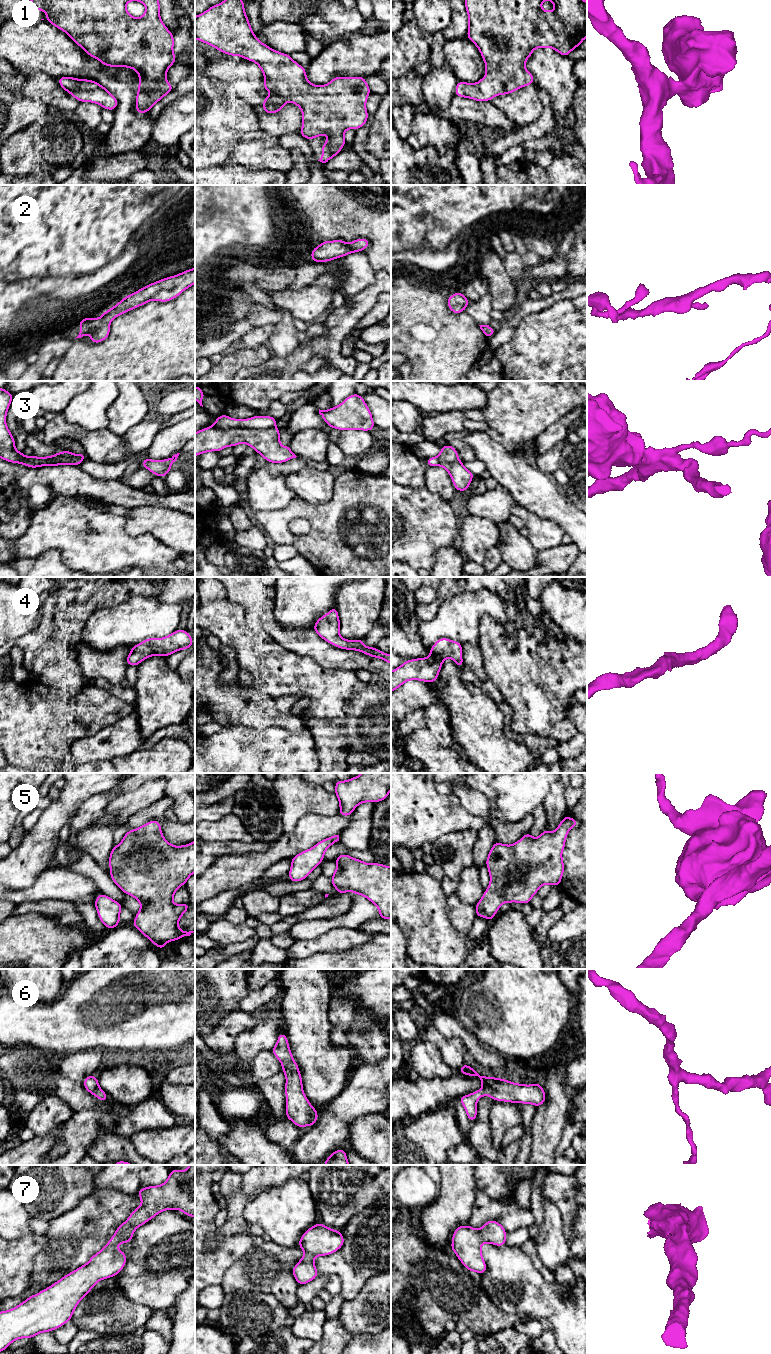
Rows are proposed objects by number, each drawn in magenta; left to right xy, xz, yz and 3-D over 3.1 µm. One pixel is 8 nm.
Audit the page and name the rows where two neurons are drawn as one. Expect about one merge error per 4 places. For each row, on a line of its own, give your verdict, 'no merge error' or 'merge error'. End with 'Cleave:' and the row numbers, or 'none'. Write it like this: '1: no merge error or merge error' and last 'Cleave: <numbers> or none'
1: no merge error
2: no merge error
3: merge error
4: no merge error
5: no merge error
6: no merge error
7: no merge error
Cleave: 3

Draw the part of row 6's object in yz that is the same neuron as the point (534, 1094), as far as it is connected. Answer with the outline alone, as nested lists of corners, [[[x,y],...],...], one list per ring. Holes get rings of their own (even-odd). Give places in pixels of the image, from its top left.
[[[465,1062],[458,1072],[467,1076],[476,1076],[483,1084],[480,1090],[459,1098],[459,1102],[463,1104],[470,1122],[477,1119],[477,1101],[482,1096],[488,1095],[494,1101],[528,1103],[538,1108],[546,1101],[542,1085],[536,1082],[532,1085],[526,1085],[496,1077],[485,1077],[479,1074],[475,1068],[469,1067]]]

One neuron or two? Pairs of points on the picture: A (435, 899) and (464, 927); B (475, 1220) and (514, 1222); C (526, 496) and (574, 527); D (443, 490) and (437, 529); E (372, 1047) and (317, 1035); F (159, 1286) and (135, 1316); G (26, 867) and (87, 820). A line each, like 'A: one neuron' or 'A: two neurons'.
A: two neurons
B: one neuron
C: one neuron
D: two neurons
E: two neurons
F: two neurons
G: two neurons

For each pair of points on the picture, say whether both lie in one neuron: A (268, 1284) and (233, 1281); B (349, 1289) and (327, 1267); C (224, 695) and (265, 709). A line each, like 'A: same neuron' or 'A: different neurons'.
A: same neuron
B: same neuron
C: same neuron

